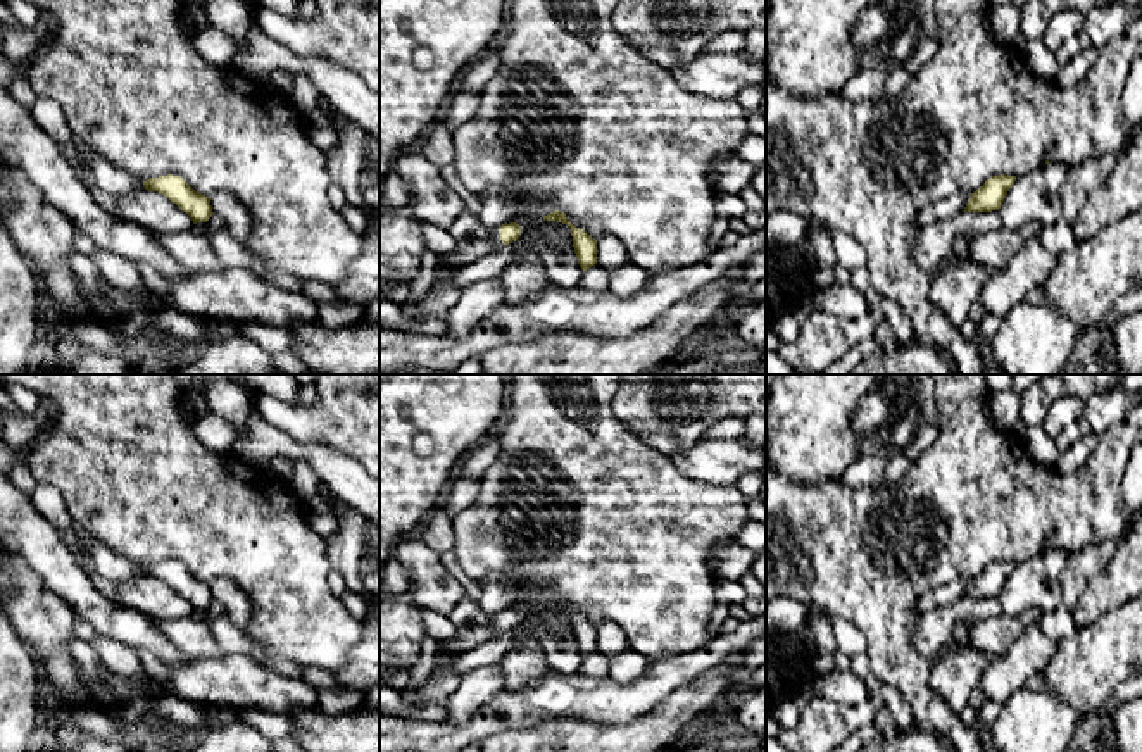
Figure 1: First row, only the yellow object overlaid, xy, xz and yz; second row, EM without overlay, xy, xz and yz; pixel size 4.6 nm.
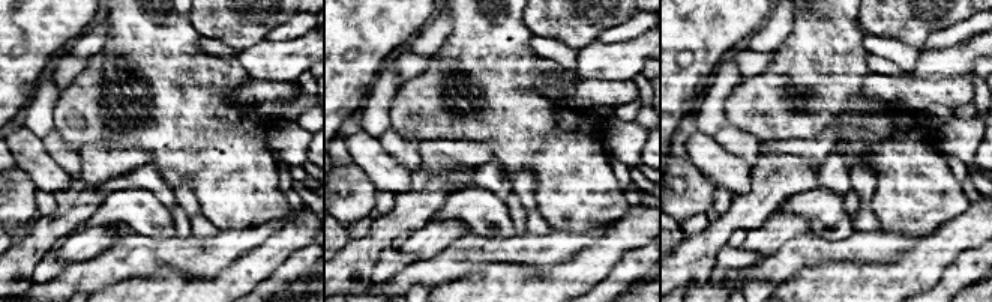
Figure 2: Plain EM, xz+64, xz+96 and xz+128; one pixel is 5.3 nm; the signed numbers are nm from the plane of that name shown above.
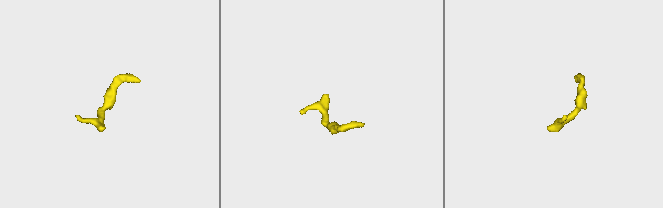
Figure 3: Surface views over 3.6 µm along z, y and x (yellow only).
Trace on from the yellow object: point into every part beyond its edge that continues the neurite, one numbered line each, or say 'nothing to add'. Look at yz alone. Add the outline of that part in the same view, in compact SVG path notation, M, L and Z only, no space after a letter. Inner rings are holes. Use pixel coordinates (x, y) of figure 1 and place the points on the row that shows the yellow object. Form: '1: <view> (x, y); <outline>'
1: yz (953, 206); M971 191L956 193L932 205L935 221L945 221L961 214L971 198Z

